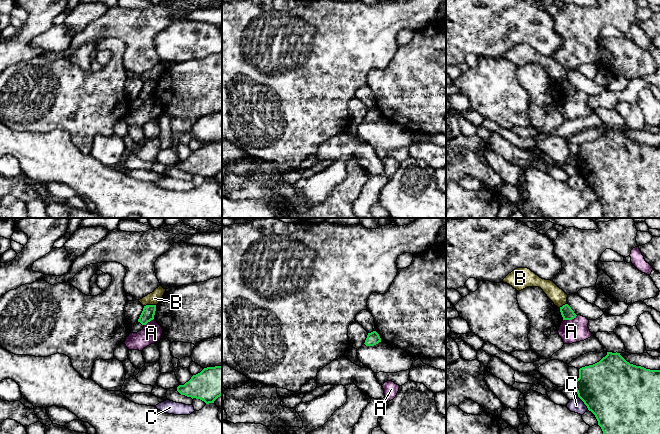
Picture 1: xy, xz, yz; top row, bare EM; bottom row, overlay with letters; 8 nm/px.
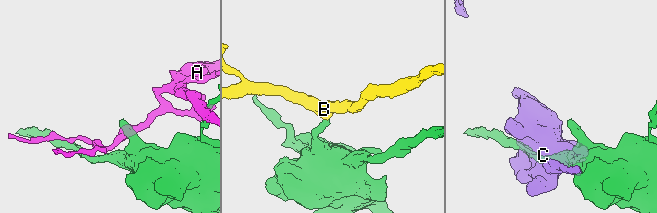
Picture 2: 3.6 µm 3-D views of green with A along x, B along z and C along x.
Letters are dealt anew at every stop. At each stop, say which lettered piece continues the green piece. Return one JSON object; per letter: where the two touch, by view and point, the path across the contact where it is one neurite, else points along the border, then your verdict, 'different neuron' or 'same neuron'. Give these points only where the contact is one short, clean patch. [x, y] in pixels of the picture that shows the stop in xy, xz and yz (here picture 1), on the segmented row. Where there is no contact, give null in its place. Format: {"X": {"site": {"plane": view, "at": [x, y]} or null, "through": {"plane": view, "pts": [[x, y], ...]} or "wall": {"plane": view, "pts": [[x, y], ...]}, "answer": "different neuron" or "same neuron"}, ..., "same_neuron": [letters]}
{"A": {"site": {"plane": "yz", "at": [570, 319]}, "wall": {"plane": "yz", "pts": [[577, 315], [571, 319], [563, 320]]}, "answer": "different neuron"}, "B": {"site": {"plane": "xy", "at": [149, 305]}, "wall": {"plane": "xy", "pts": [[155, 304], [146, 304], [144, 306]]}, "answer": "different neuron"}, "C": {"site": {"plane": "yz", "at": [584, 403]}, "answer": "different neuron"}, "same_neuron": []}

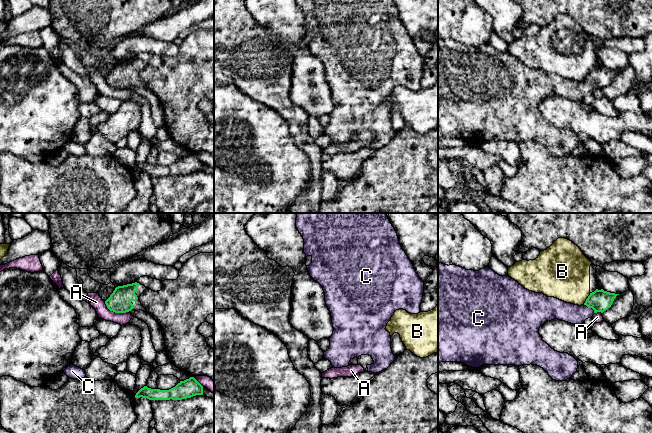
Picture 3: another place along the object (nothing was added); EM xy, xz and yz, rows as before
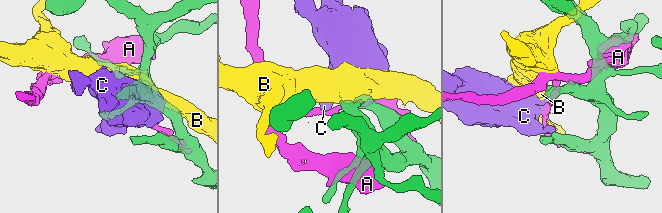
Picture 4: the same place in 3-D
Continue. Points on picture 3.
{"A": {"site": {"plane": "xy", "at": [115, 312]}, "answer": "different neuron"}, "B": {"site": {"plane": "yz", "at": [586, 299]}, "answer": "different neuron"}, "C": {"site": {"plane": "yz", "at": [590, 307]}, "through": {"plane": "yz", "pts": [[599, 300], [590, 307], [586, 311], [574, 314]]}, "answer": "same neuron"}, "same_neuron": ["C"]}

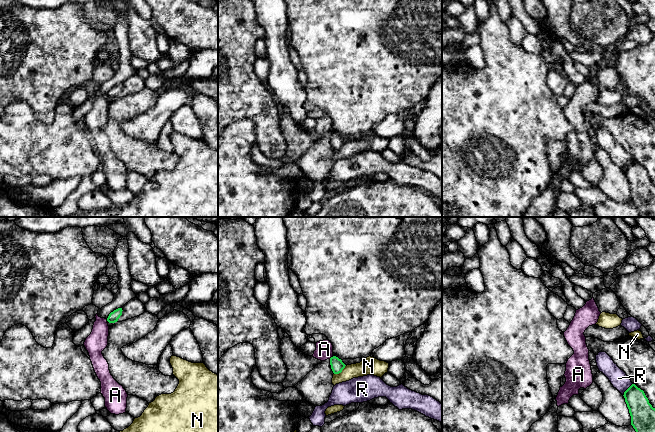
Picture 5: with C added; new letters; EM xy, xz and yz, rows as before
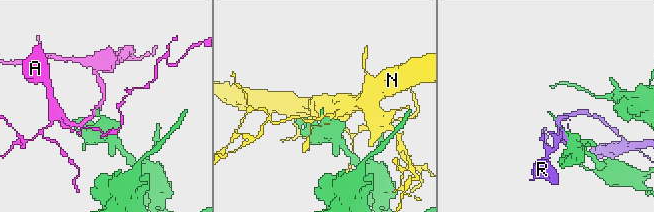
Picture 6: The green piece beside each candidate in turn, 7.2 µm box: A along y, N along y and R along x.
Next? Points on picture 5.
{"A": {"site": {"plane": "xz", "at": [331, 357]}, "wall": {"plane": "xz", "pts": [[333, 356], [329, 358]]}, "answer": "different neuron"}, "N": {"site": {"plane": "xz", "at": [340, 372]}, "answer": "different neuron"}, "R": {"site": {"plane": "yz", "at": [627, 389]}, "answer": "different neuron"}, "same_neuron": []}

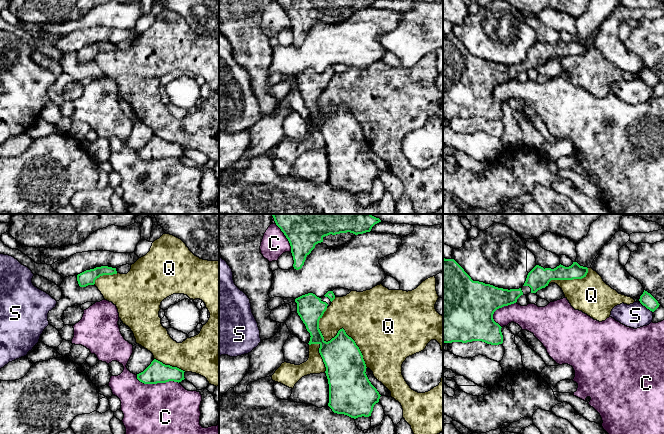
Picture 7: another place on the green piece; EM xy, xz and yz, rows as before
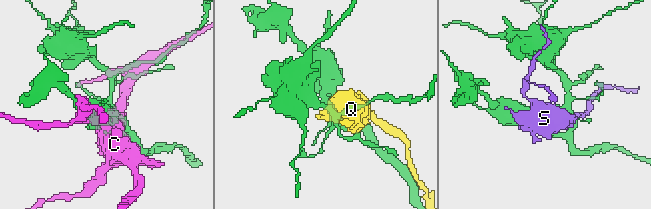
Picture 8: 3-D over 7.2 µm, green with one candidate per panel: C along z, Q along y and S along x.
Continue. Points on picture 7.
{"C": {"site": {"plane": "xy", "at": [156, 383]}, "answer": "different neuron"}, "Q": {"site": {"plane": "xz", "at": [338, 332]}, "answer": "different neuron"}, "S": {"site": {"plane": "yz", "at": [646, 307]}, "answer": "different neuron"}, "same_neuron": []}

